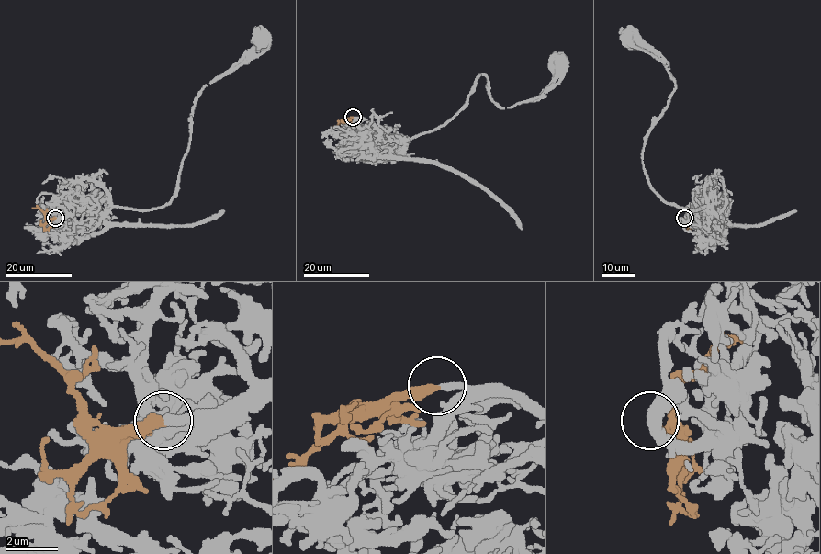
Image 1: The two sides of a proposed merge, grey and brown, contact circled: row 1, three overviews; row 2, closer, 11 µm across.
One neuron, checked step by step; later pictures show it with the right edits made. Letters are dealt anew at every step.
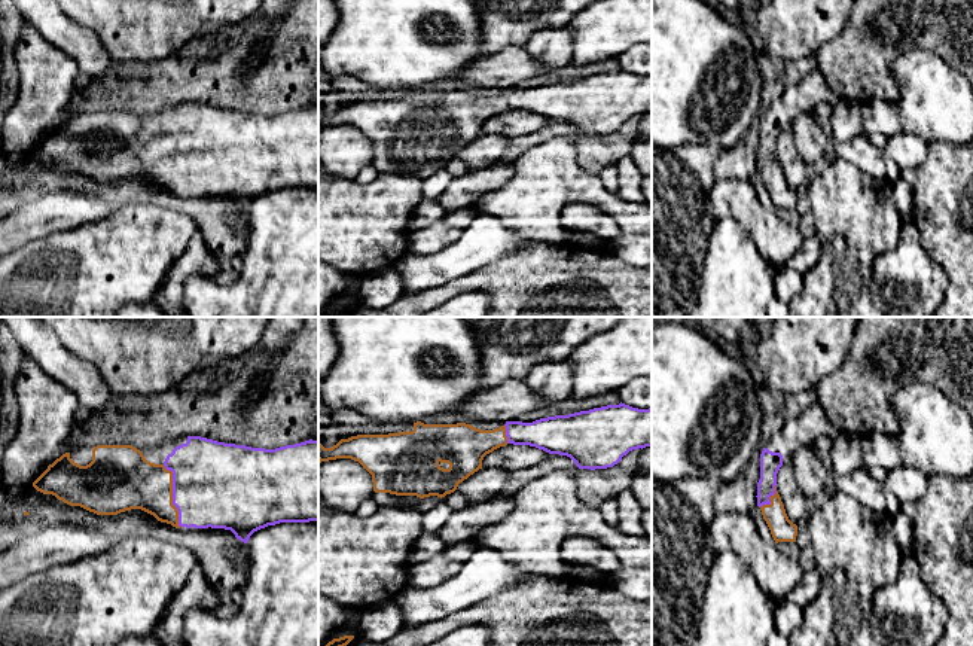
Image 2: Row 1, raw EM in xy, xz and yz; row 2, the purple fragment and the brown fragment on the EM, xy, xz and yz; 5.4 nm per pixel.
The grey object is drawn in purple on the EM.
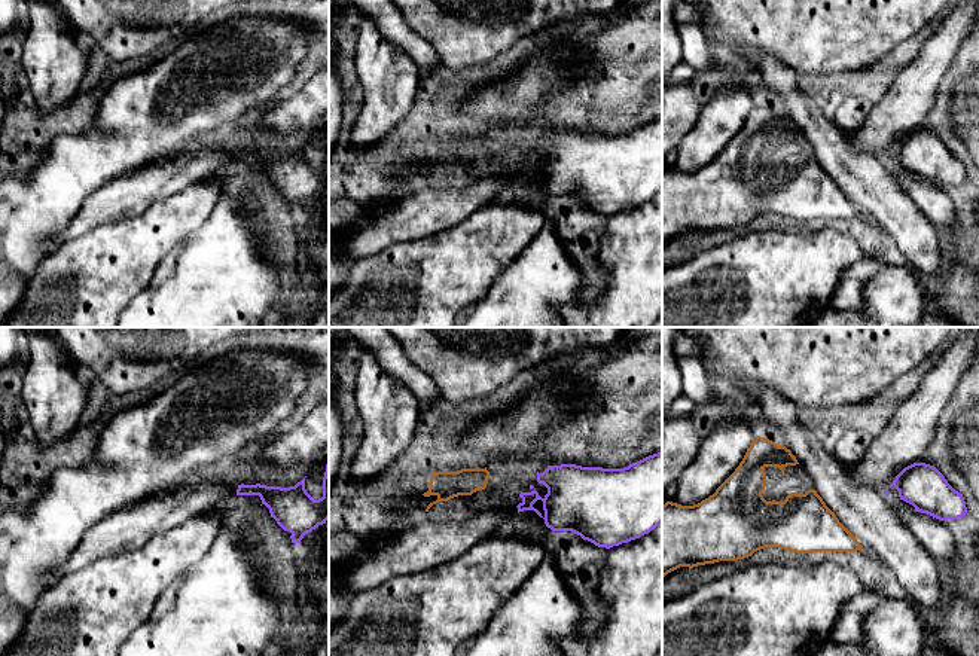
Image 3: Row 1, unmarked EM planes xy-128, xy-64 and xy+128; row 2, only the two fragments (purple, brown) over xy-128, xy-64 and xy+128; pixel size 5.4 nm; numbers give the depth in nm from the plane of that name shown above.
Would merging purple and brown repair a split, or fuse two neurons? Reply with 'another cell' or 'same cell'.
same cell

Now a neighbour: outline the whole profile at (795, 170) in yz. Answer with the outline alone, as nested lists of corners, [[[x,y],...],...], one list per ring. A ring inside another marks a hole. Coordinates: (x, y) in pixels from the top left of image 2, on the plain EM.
[[[791,127],[783,129],[777,140],[777,158],[789,186],[799,192],[799,189],[806,183],[806,164],[796,149]]]

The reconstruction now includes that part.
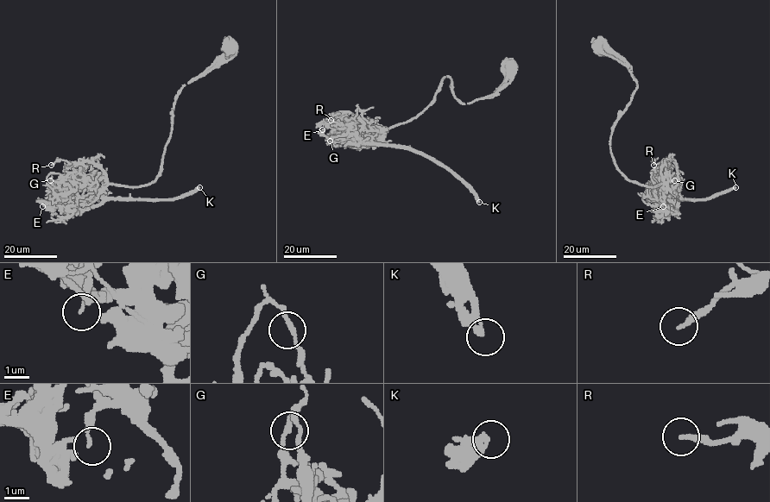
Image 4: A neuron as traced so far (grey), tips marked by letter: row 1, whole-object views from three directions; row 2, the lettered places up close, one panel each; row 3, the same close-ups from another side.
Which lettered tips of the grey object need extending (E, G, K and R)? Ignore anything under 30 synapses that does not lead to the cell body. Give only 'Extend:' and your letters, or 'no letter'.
Extend: K

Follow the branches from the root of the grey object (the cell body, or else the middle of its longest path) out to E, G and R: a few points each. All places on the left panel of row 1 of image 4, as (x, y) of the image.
E: (228, 49), (181, 90), (154, 181), (108, 185), (78, 210), (52, 200), (42, 206)
G: (228, 49), (181, 90), (154, 181), (127, 187), (87, 178), (73, 184), (69, 193), (51, 190), (50, 180)
R: (228, 49), (181, 90), (154, 181), (110, 185), (87, 161), (51, 165)

